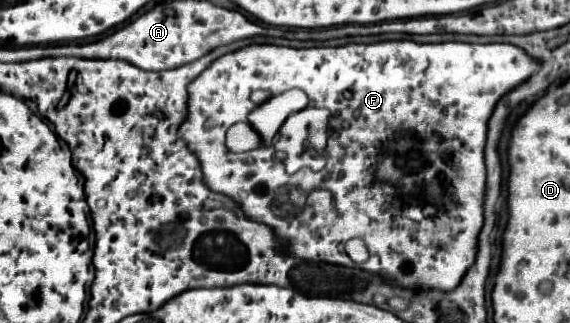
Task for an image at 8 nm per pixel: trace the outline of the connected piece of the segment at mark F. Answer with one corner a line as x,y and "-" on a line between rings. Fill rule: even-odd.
404,39
313,49
249,45
237,53
227,53
225,57
217,59
191,83
189,113
181,125
181,137
201,159
205,183
213,191
237,199
245,215
251,219
271,225
277,235
289,241
287,251
291,255
311,261
337,263
343,267
377,271
401,287
435,287
441,291
451,291
457,287
467,267
473,265
477,253
477,235
483,227
485,123
489,121
497,99
501,99
505,91
511,91
529,79
533,71
537,71
537,63
533,63
525,51
519,51
519,47
513,47
509,43
471,45
449,41
437,45
421,45
-
257,89
269,89
273,93
303,89
313,107
325,107
337,117
339,137
328,139
327,165
321,171
303,167
297,173
287,175
283,163
277,163
273,159
271,147
249,153
231,153
227,149
225,133
233,123
247,121
247,115
253,109
249,95
-
341,121
347,121
349,125
341,129
-
412,148
419,148
418,154
421,156
411,159
409,169
406,166
403,174
403,169
395,168
394,162
407,163
408,160
401,154
-
433,178
441,182
445,191
443,202
438,207
435,207
427,192
419,191
-
353,238
363,239
371,253
371,257
361,265
355,265
343,249
345,243

